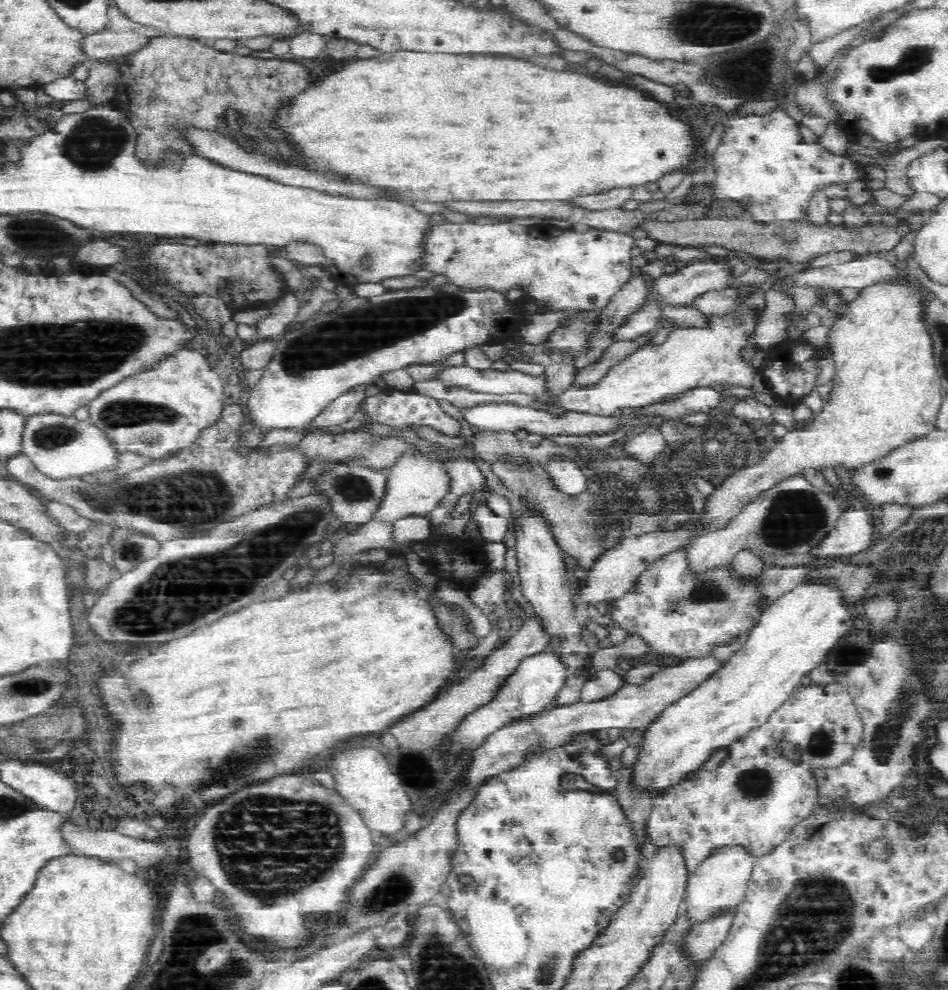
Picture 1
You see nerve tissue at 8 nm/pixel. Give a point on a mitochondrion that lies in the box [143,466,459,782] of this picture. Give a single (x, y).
(352, 487)

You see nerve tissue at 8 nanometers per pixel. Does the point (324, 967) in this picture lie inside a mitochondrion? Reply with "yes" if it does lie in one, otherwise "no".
no

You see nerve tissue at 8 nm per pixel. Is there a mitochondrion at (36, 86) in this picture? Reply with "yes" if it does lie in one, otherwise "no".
no

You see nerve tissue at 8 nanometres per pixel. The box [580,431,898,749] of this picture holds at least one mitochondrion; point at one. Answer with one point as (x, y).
(793, 518)

